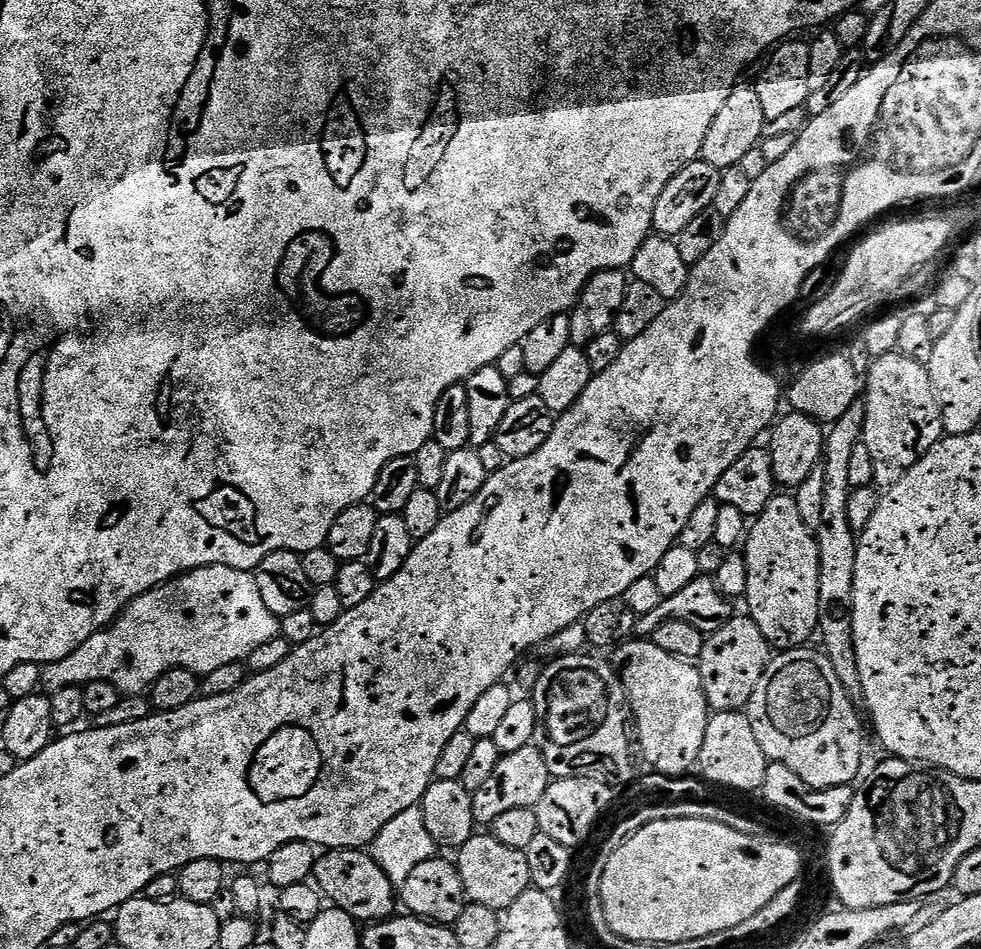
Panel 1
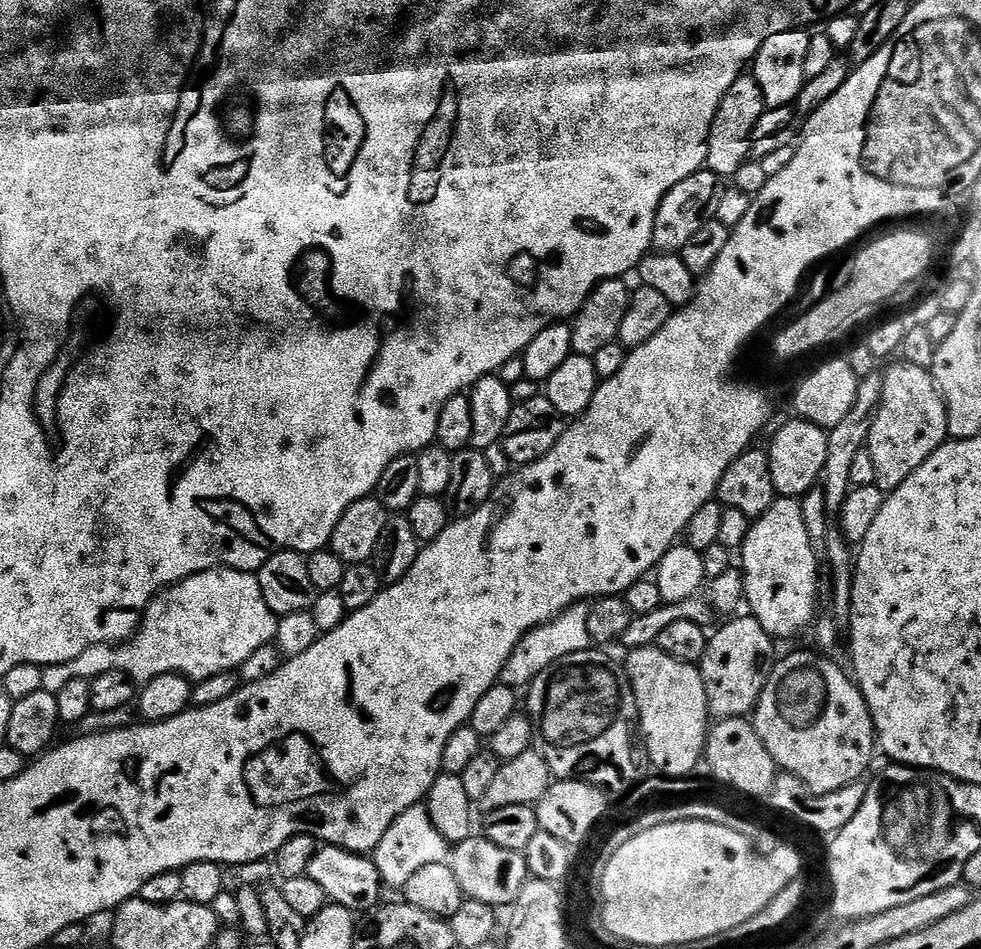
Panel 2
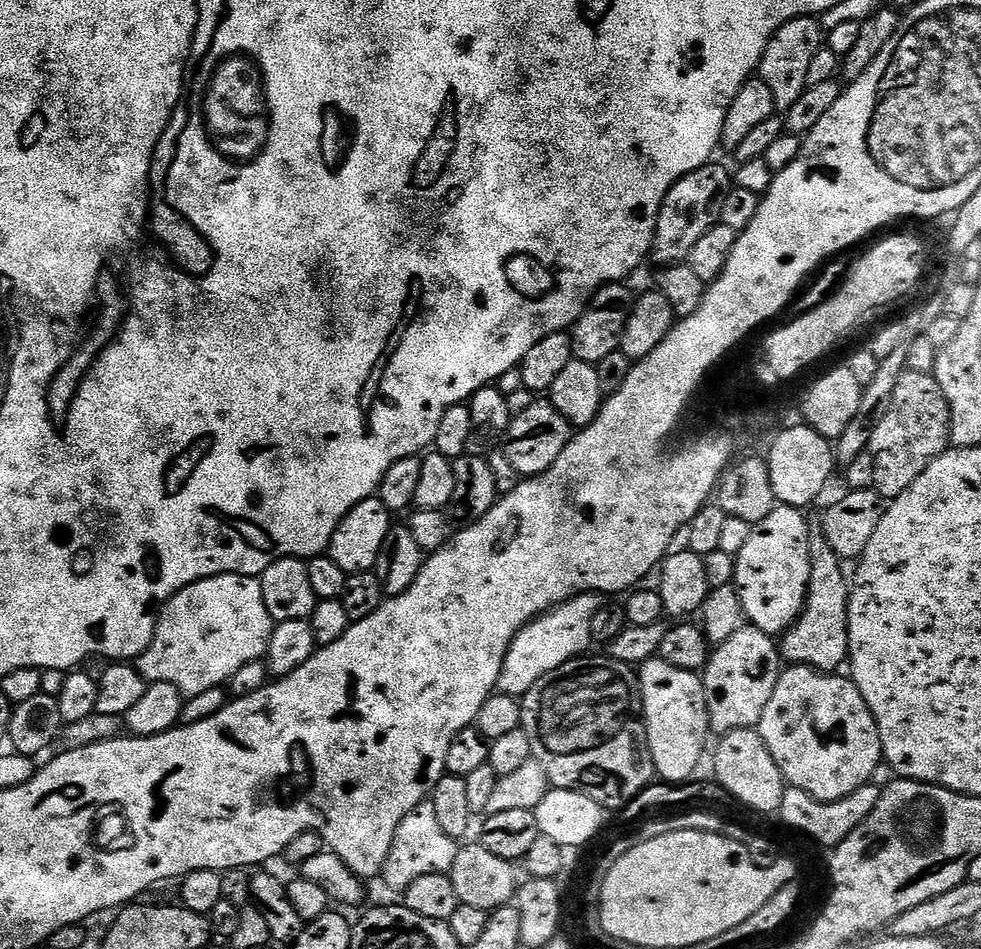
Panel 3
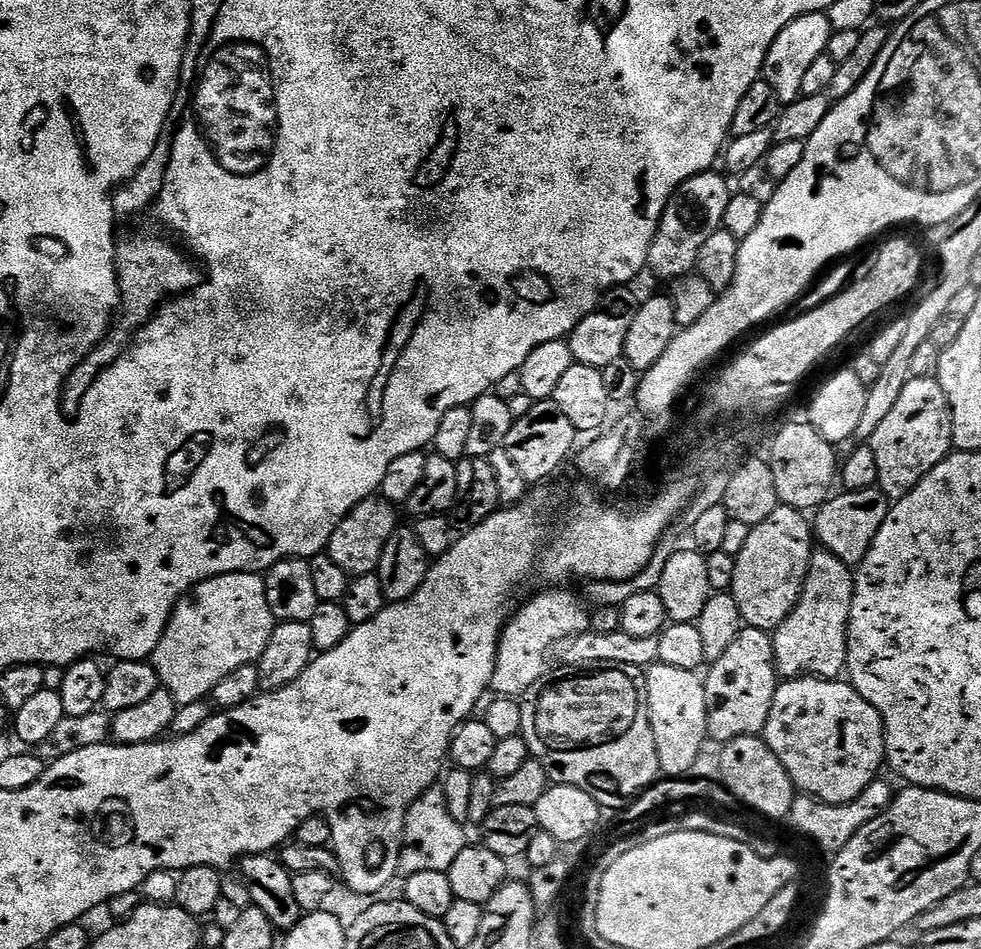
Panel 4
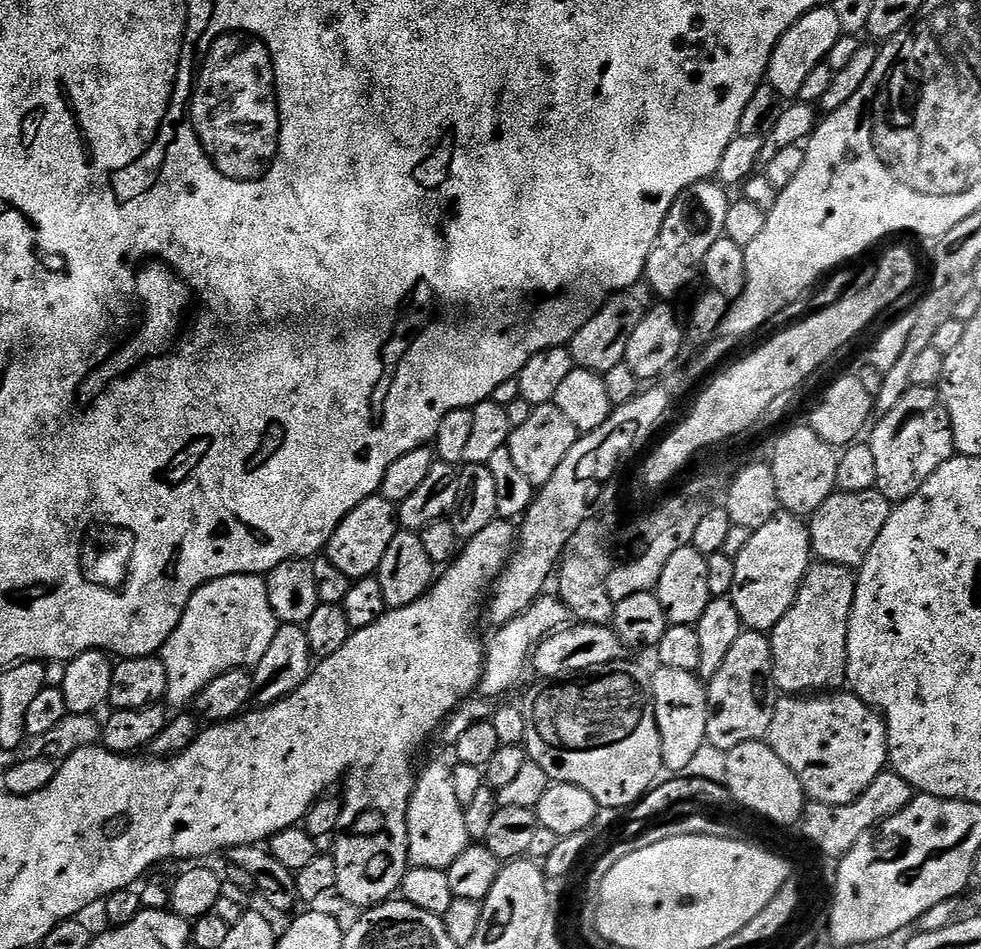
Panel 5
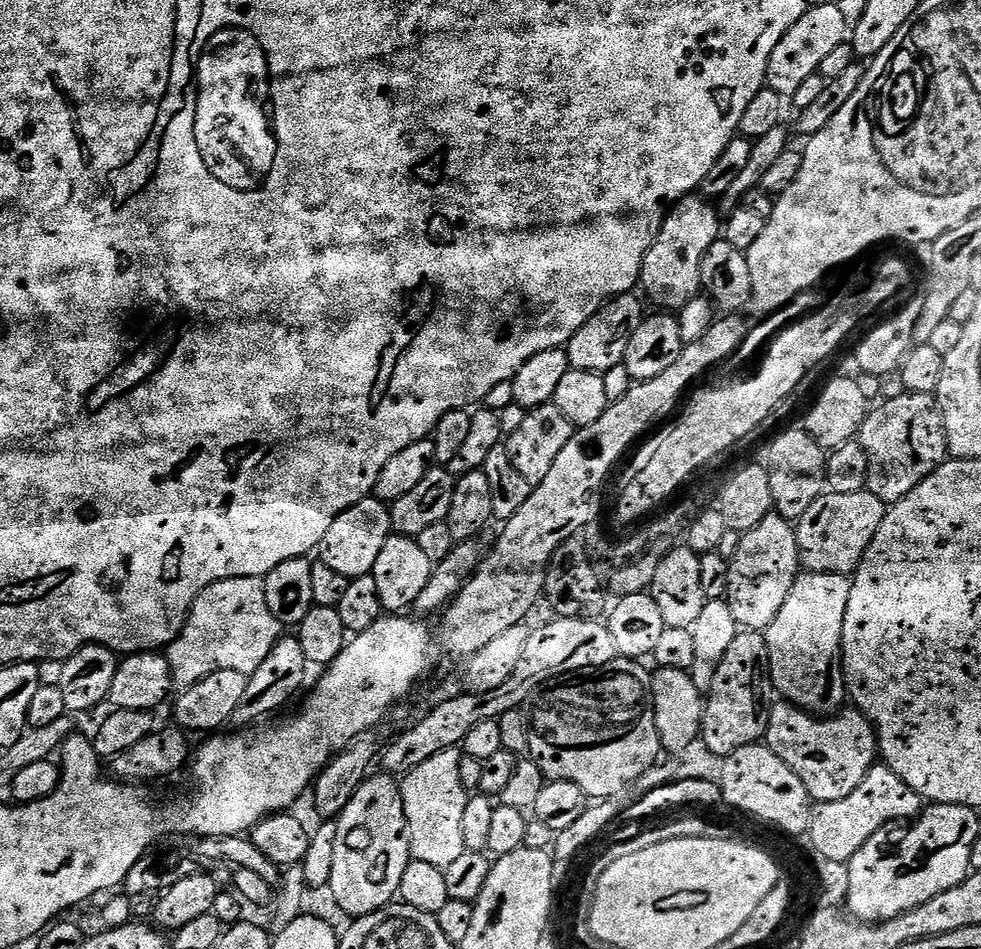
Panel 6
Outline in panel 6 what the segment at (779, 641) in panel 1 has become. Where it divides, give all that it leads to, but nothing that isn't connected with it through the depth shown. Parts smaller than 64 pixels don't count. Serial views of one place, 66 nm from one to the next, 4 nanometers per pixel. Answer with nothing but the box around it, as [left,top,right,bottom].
[726,514,802,630]

